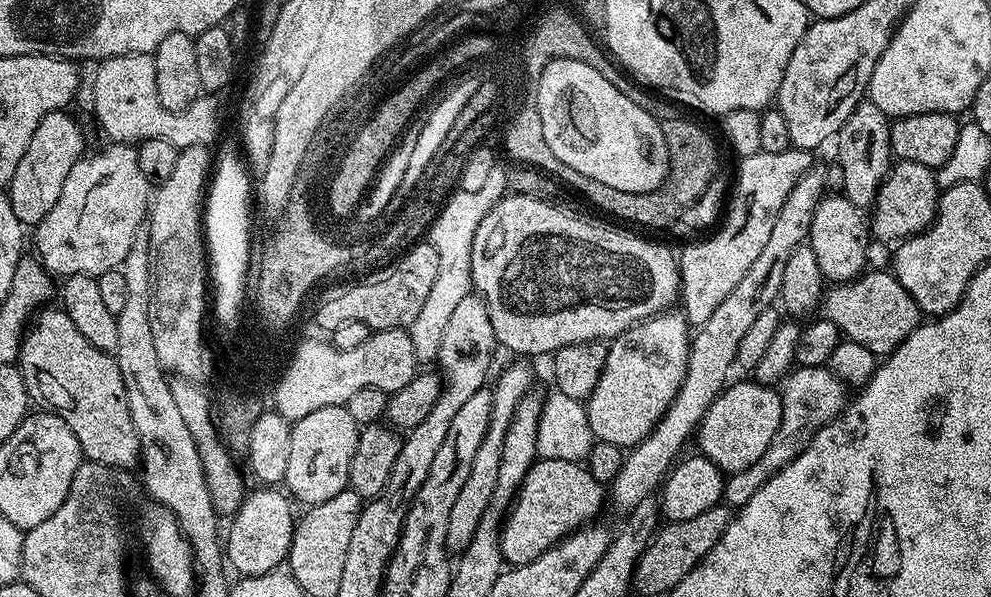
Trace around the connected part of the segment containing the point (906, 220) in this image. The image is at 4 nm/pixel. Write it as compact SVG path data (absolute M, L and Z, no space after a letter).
M896 160L888 169L888 176L882 182L876 202L870 209L871 239L881 240L892 246L917 232L923 232L936 215L941 191L936 185L936 173L933 169L921 166L919 162Z

